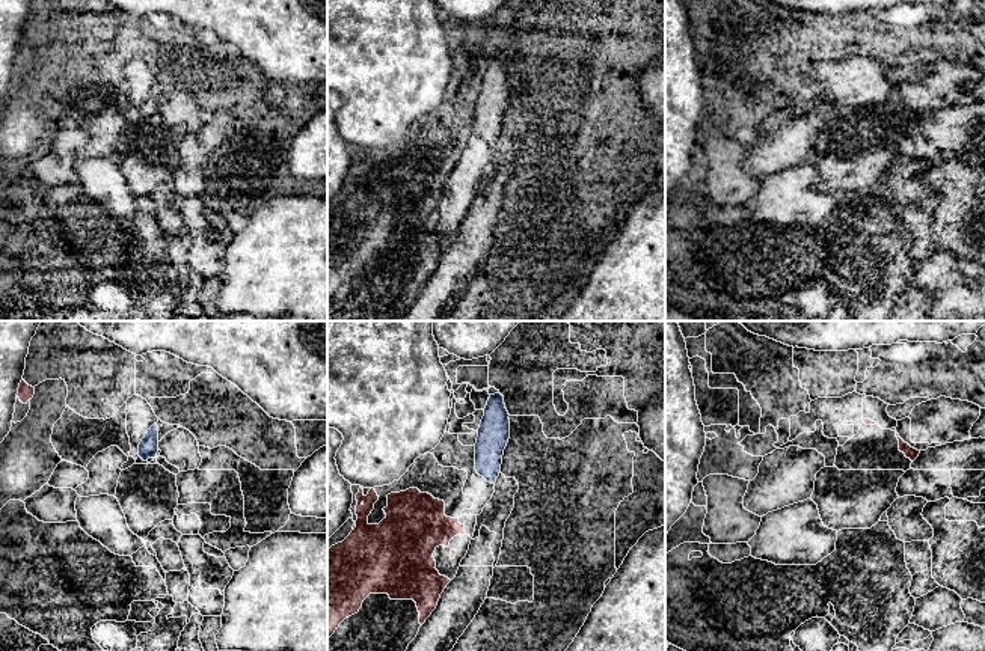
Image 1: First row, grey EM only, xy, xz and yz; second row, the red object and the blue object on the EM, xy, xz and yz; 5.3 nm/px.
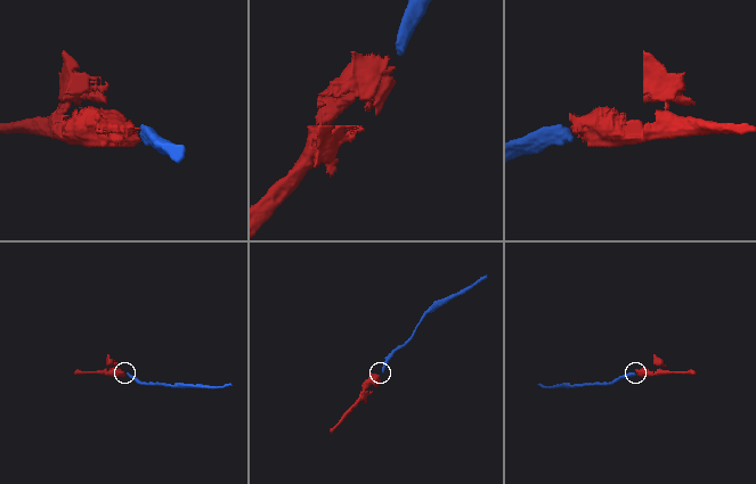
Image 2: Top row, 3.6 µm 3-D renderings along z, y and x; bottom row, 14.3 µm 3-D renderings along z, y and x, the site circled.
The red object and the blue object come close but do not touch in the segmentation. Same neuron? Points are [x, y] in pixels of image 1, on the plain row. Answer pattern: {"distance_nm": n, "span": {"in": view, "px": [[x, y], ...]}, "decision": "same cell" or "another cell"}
{"distance_nm": 240, "span": {"in": "xz", "px": [[444, 165], [477, 134]]}, "decision": "another cell"}

